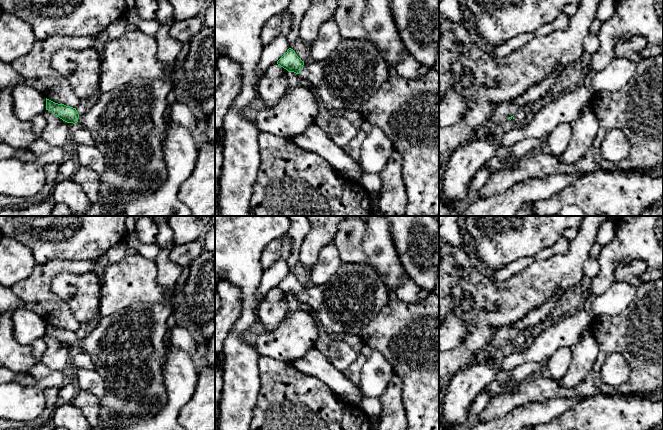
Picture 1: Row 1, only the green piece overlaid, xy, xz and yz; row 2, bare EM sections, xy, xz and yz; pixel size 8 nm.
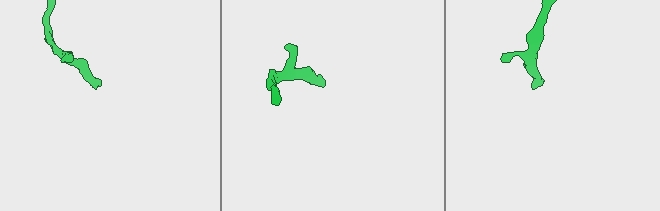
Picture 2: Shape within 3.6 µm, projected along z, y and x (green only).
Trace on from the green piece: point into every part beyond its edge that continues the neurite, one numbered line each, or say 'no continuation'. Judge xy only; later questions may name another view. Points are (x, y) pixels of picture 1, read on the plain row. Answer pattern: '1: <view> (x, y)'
1: xy (128, 349)

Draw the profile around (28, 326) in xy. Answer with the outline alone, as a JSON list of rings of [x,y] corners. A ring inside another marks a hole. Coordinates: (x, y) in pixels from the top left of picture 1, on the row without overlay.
[[[22,308],[12,314],[13,336],[22,345],[31,345],[46,334],[46,322],[38,314]]]

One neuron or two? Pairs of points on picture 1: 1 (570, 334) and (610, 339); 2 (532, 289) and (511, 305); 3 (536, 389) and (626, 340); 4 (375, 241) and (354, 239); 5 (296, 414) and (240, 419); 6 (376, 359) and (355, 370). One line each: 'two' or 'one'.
1: two
2: one
3: one
4: two
5: two
6: two

